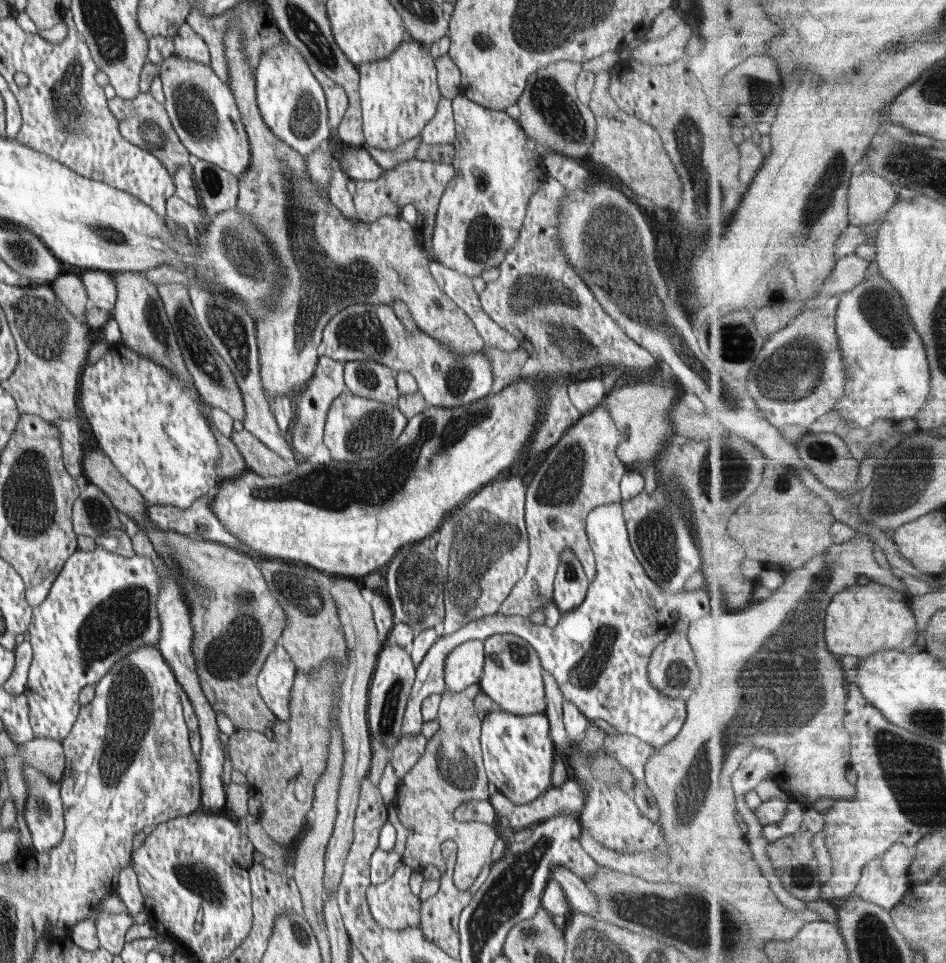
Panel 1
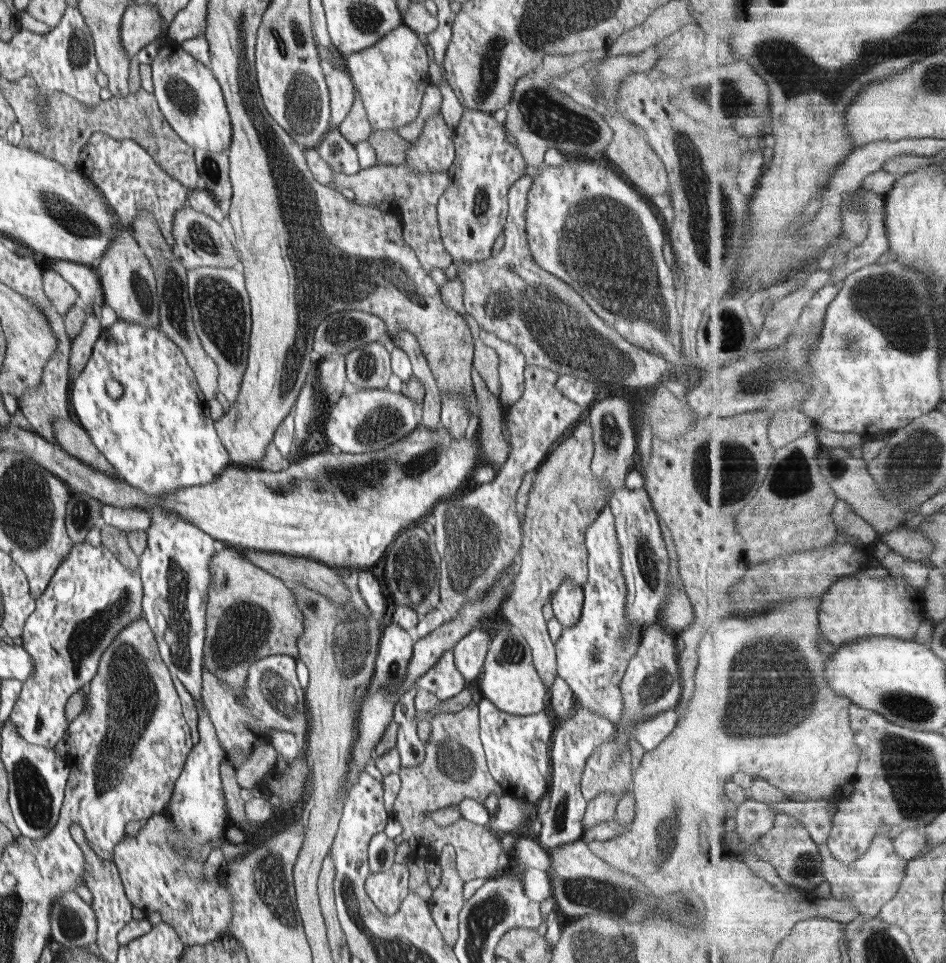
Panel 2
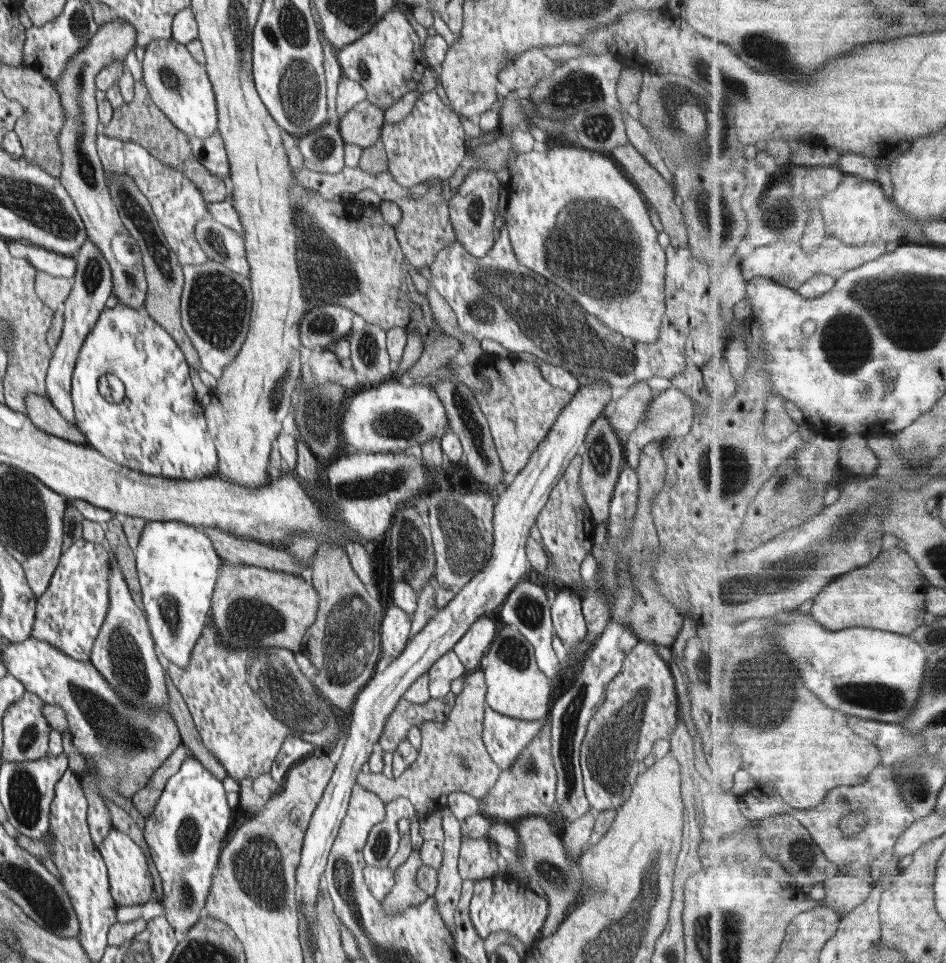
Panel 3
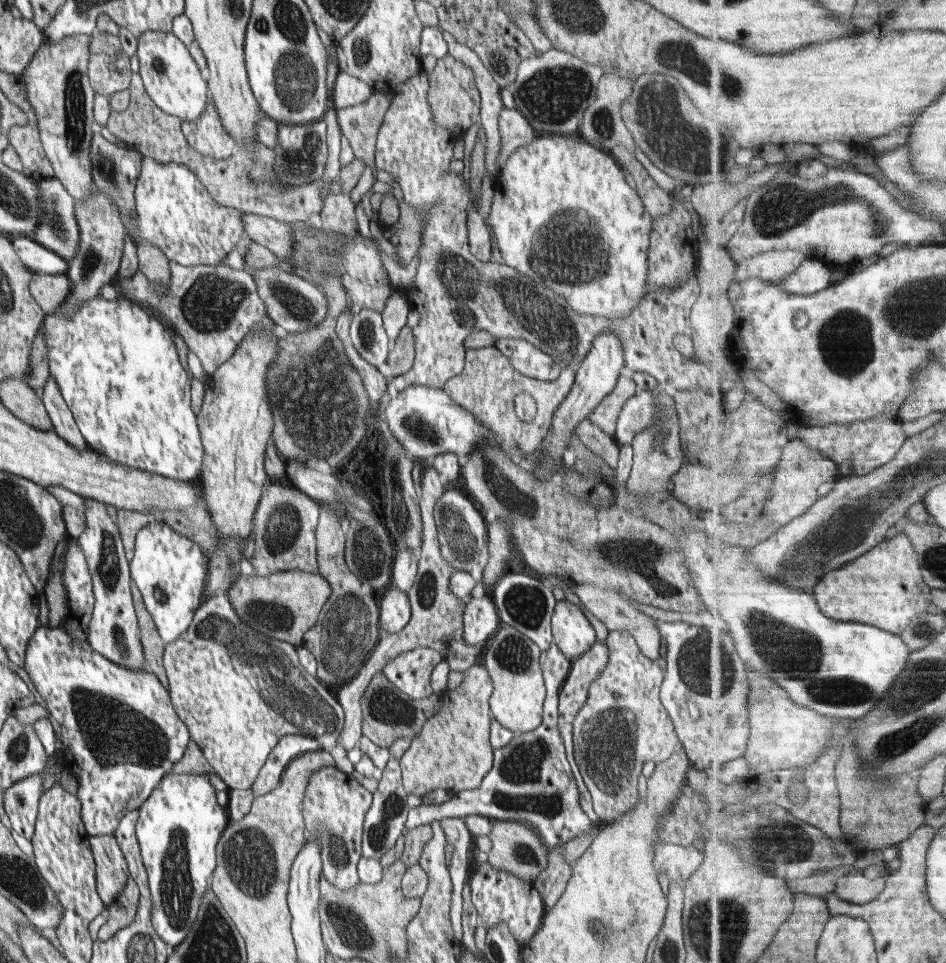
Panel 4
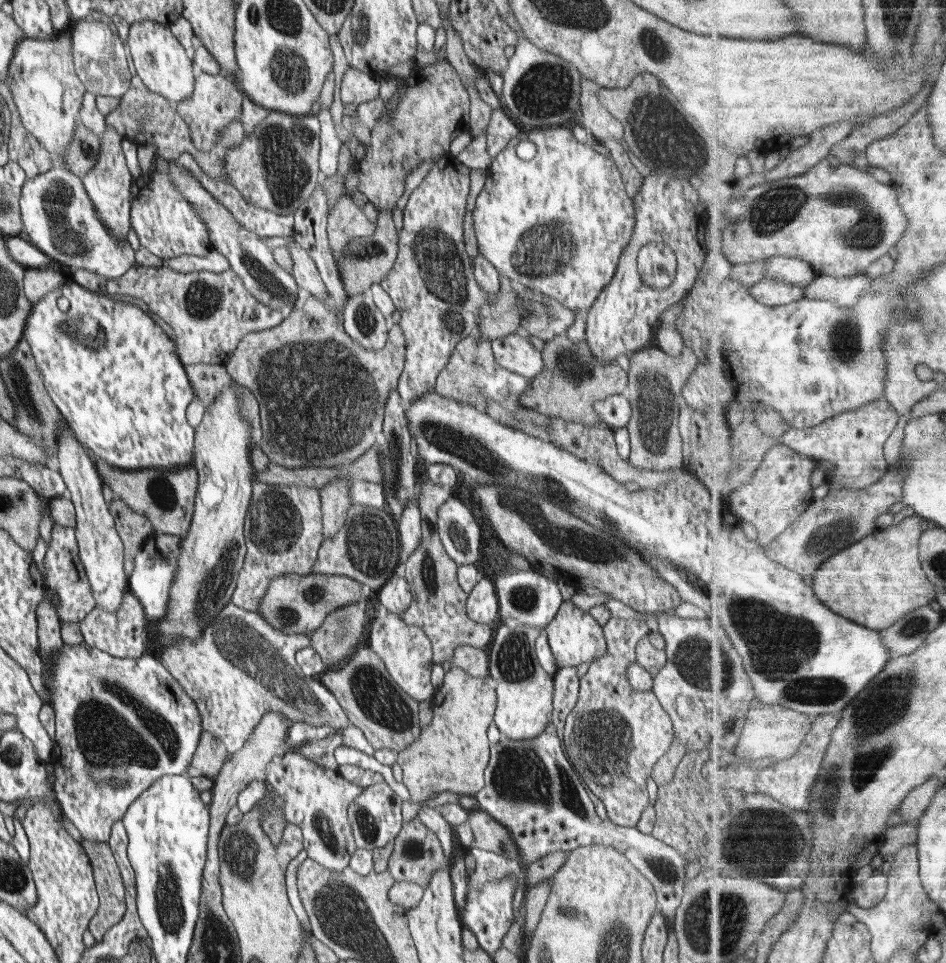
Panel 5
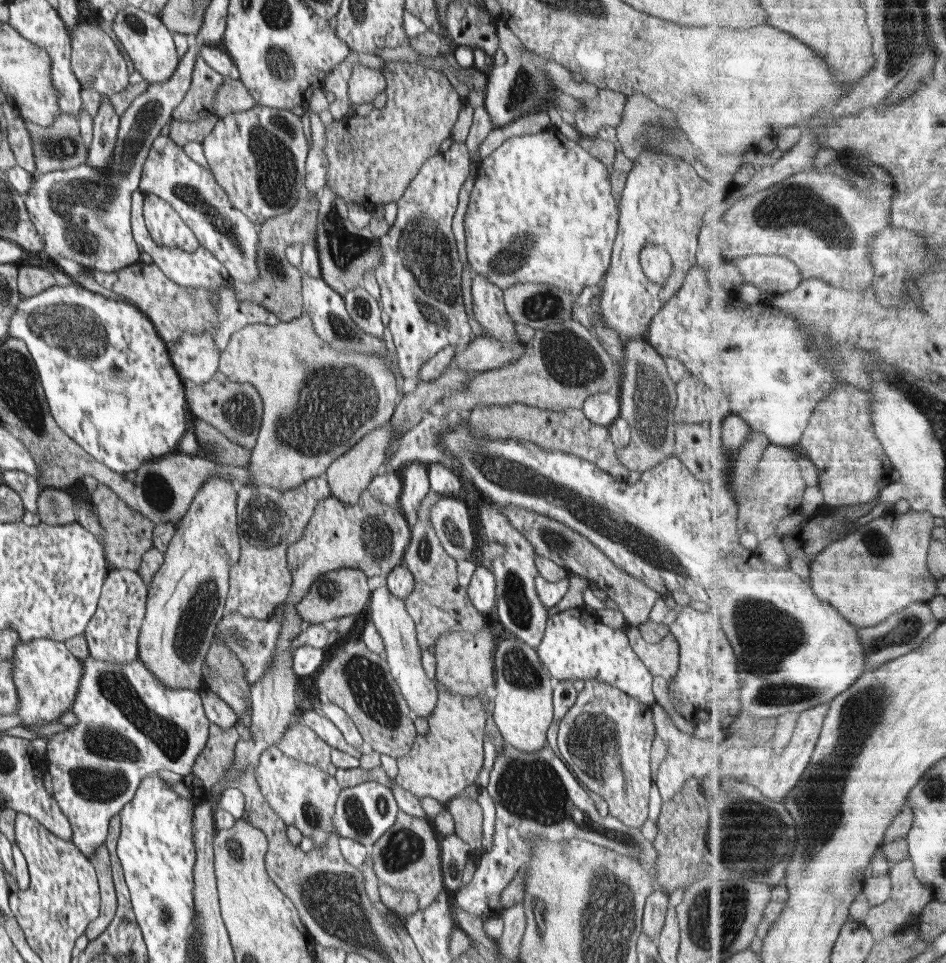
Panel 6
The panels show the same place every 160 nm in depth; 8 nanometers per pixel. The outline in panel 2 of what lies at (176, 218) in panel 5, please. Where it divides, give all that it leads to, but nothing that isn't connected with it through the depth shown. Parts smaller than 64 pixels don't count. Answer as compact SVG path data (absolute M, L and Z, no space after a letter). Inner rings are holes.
M102 131L93 132L80 151L77 169L82 176L87 176L99 188L120 218L130 224L141 210L147 210L154 217L166 242L173 245L173 218L176 211L186 207L188 188L180 184L179 180L172 178L163 168L160 168L160 165L155 162L155 158L143 146L130 139L115 139Z

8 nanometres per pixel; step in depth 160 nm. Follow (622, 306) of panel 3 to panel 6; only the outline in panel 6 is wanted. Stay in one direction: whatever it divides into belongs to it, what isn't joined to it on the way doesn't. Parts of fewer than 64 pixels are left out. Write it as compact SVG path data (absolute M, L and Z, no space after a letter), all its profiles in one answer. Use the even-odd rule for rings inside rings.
M548 129L538 133L513 136L506 139L492 154L482 158L478 164L474 188L470 193L470 200L466 215L464 215L464 226L466 236L466 250L468 253L469 265L475 273L481 274L502 290L512 285L526 282L537 282L538 284L549 284L560 290L567 290L574 298L589 286L595 288L601 284L601 280L609 270L613 244L618 232L620 218L619 201L612 194L611 175L601 160L592 156L578 142L568 139L568 156L560 156L564 150L564 134L560 133L562 140L560 146L552 150L552 130Z

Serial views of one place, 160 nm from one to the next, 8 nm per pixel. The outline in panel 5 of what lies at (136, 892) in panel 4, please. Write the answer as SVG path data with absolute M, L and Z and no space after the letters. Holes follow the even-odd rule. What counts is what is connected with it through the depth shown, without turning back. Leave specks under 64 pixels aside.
M83 838L80 844L91 860L99 894L99 909L90 921L89 930L96 942L100 942L104 933L120 922L126 912L125 886L108 842L95 843Z

